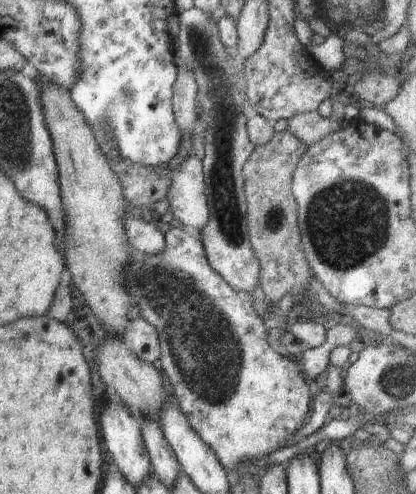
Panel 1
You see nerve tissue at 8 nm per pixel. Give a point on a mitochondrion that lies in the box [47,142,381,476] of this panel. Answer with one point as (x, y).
(213, 374)

